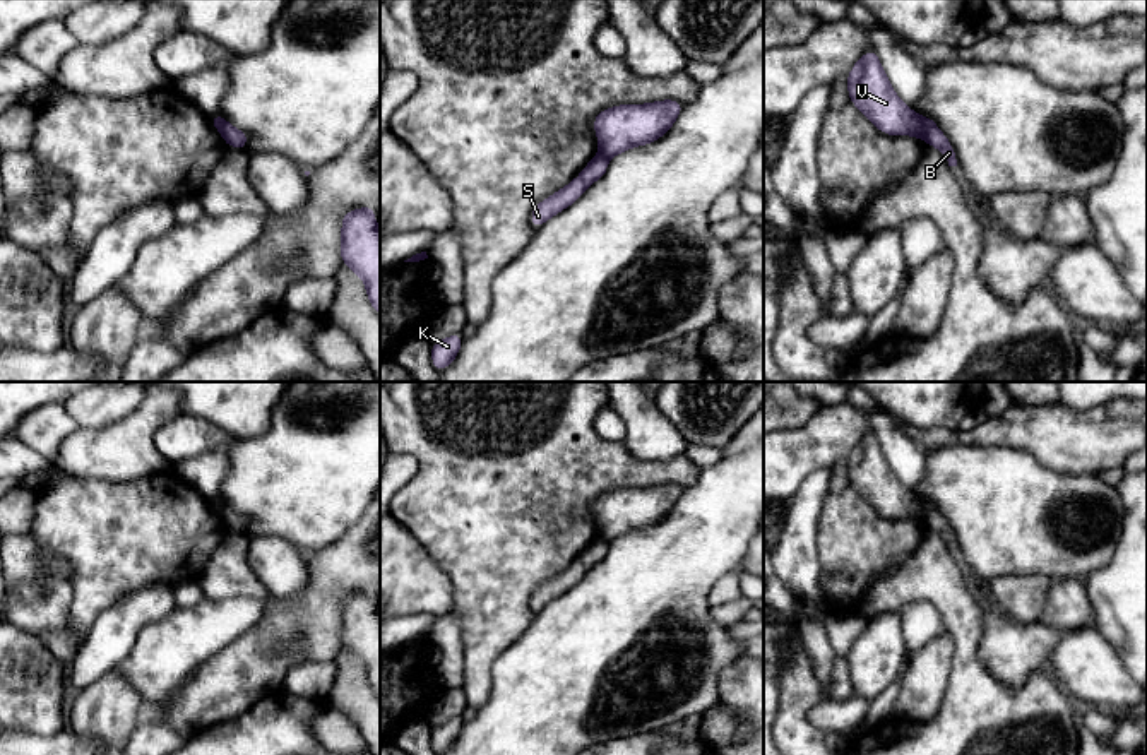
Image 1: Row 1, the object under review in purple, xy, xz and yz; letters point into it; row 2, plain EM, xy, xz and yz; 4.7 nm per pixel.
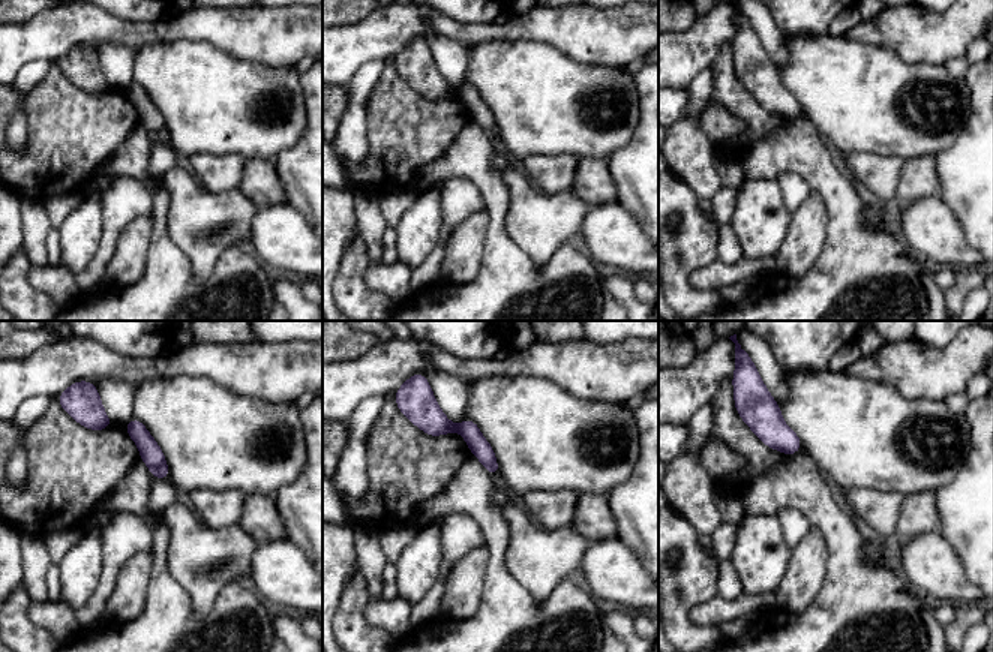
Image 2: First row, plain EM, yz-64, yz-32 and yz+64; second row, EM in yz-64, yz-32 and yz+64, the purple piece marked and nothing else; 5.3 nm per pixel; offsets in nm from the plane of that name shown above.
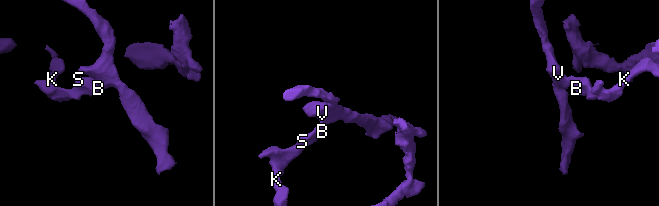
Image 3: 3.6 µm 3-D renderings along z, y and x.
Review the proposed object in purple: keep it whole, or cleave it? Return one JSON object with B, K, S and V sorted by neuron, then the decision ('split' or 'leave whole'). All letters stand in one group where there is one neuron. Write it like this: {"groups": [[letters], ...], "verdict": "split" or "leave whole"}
{"groups": [["B", "K", "S"], ["V"]], "verdict": "split"}

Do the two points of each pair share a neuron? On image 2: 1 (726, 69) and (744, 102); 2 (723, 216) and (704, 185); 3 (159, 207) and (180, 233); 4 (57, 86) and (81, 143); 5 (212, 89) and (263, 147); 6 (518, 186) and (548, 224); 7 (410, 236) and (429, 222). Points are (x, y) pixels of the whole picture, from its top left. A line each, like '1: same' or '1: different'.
1: same
2: different
3: different
4: same
5: same
6: same
7: same

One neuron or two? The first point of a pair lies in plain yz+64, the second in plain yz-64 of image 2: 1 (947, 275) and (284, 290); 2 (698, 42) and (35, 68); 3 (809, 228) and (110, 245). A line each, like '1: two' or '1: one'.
1: one
2: two
3: two

